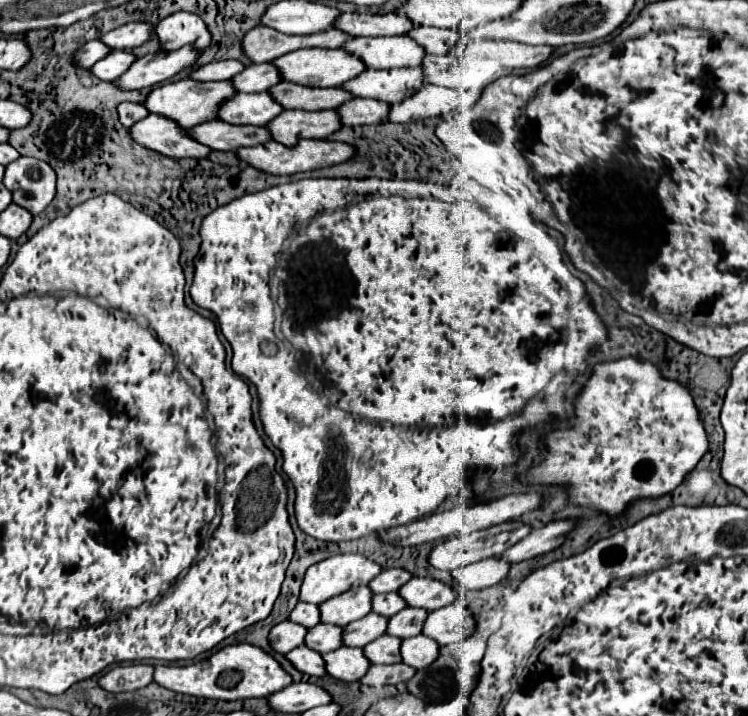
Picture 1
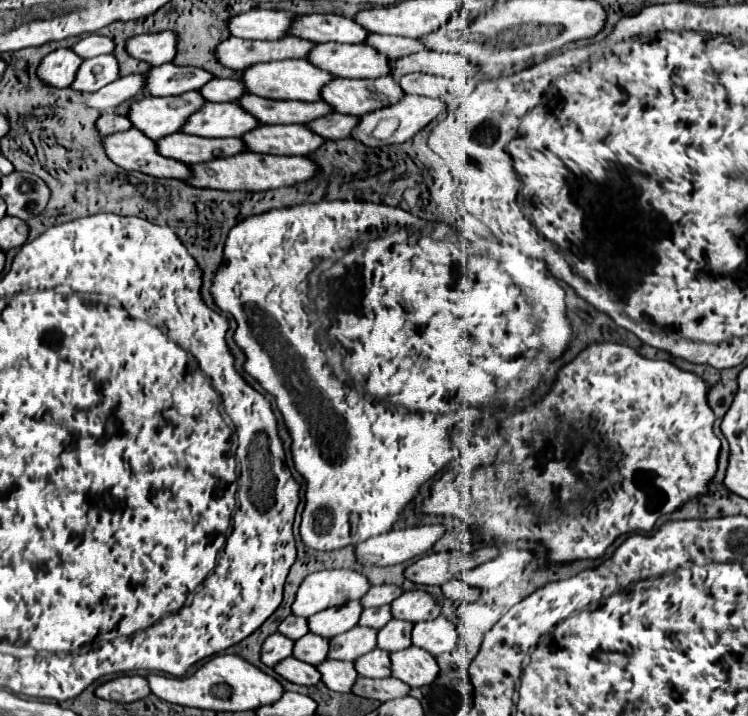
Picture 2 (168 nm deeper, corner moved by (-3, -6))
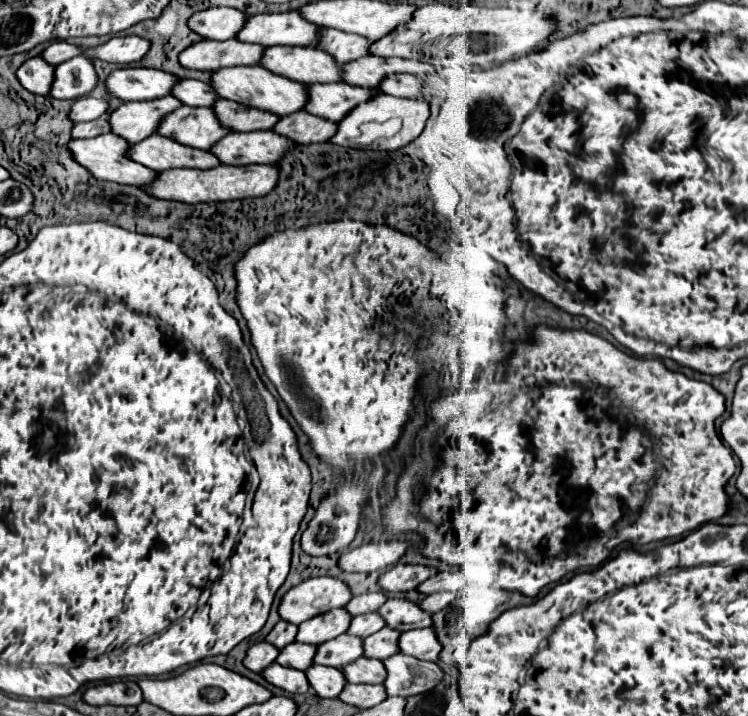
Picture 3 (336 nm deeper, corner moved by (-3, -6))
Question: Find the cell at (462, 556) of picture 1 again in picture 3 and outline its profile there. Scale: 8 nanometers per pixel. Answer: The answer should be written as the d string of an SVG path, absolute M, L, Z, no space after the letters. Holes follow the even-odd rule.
M398 564L380 576L378 586L382 592L408 592L408 590L414 590L424 580L428 580L432 574L434 570L428 566Z

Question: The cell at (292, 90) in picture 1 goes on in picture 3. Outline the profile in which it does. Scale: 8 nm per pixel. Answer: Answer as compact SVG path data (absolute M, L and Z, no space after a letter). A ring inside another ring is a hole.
M218 98L212 106L216 110L216 118L224 122L224 126L232 126L232 132L254 132L254 130L272 130L278 118L270 112L262 112L256 108L248 108L230 100Z

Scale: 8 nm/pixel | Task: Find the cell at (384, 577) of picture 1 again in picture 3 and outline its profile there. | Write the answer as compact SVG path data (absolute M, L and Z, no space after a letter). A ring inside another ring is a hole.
M370 592L370 594L354 596L344 608L352 616L360 616L360 614L366 614L366 612L376 612L384 602L386 602L386 596L382 592Z

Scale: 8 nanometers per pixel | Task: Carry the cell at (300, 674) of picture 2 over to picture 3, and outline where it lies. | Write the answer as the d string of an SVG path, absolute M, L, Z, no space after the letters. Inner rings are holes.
M276 662L262 672L262 678L266 682L270 682L272 686L282 688L282 690L286 690L290 694L306 694L308 688L310 688L304 672L294 670L294 668L284 668L284 666L276 664Z

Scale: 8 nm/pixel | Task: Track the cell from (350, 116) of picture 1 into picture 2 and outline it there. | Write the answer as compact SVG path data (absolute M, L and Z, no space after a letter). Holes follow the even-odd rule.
M332 112L324 118L316 118L314 122L308 122L308 128L314 130L316 134L324 136L326 140L342 140L342 138L352 136L352 130L356 130L358 122L360 122L358 116Z

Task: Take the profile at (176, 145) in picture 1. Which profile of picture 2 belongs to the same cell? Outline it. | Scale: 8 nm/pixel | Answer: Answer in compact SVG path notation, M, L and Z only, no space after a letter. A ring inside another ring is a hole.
M136 128L106 136L104 148L110 160L126 170L138 170L156 178L188 180L192 176L190 166L184 166L184 162L156 154L156 140L140 134Z

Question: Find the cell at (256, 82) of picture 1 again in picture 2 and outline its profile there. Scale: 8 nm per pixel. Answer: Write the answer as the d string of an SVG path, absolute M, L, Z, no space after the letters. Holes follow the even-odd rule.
M216 78L214 82L204 84L200 92L208 102L236 102L238 98L248 94L242 80L230 80L230 78L228 80Z

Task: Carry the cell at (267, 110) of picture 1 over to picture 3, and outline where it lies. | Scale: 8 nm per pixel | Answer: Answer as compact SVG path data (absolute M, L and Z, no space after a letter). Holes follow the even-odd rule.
M180 106L174 112L170 112L166 118L160 120L160 126L156 134L172 138L178 144L208 150L214 142L218 142L222 136L226 136L230 130L226 130L212 108L190 108Z

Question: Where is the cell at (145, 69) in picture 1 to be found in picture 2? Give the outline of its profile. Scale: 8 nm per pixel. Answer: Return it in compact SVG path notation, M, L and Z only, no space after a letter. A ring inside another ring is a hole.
M128 74L100 88L98 92L90 94L86 104L96 110L108 112L108 110L114 110L118 104L140 96L144 90L146 90L146 74Z

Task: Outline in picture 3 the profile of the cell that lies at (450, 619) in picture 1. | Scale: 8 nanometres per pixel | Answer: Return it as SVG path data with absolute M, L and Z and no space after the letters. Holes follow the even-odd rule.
M420 628L420 630L408 630L398 640L398 652L408 654L418 660L430 660L438 662L442 646L434 634L432 628Z

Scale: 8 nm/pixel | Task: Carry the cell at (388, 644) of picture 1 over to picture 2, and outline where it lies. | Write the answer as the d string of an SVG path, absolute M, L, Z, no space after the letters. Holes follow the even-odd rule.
M372 650L356 660L356 670L360 676L366 678L386 678L392 676L390 672L390 654L386 650Z

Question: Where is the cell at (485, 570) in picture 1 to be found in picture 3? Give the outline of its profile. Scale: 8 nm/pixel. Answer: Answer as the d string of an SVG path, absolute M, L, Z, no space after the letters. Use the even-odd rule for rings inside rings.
M436 592L436 594L426 596L426 598L420 602L420 608L422 608L424 612L428 612L428 614L436 614L436 612L440 612L442 608L446 608L454 598L456 598L456 594L452 594L452 592Z

